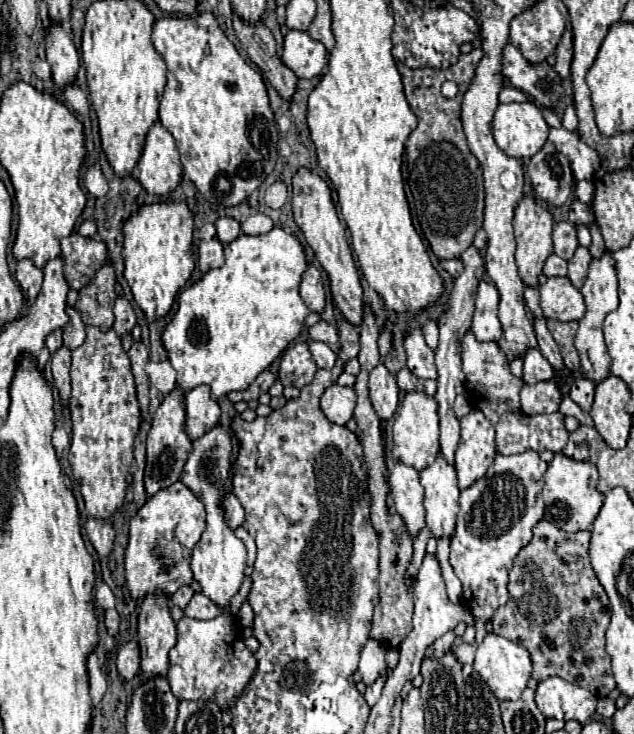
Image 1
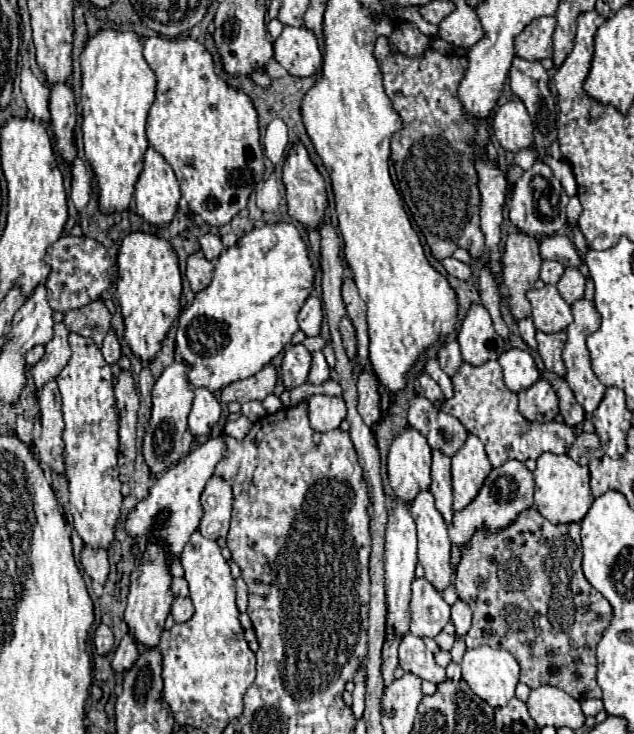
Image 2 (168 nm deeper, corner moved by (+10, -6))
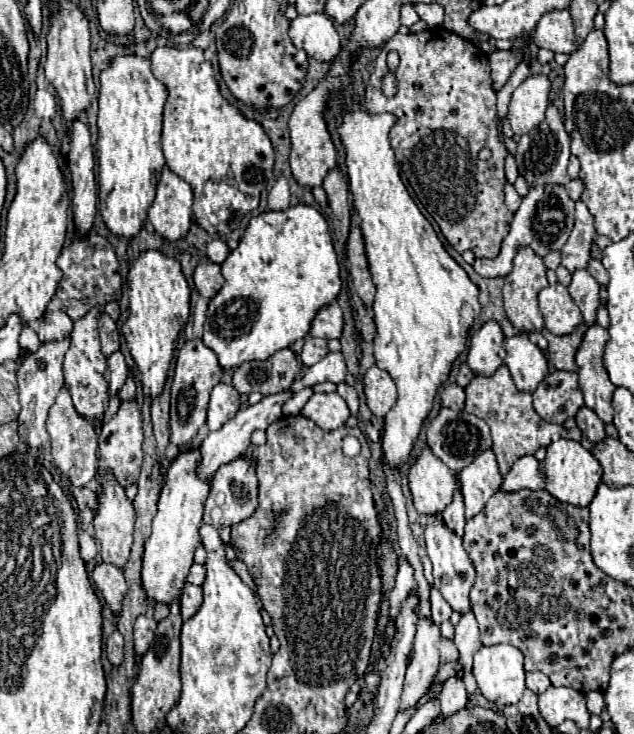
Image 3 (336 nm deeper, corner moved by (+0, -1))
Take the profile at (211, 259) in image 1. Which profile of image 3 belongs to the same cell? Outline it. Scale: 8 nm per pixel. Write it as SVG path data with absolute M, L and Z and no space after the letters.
M212 261L198 263L198 267L194 271L194 283L196 283L196 289L200 291L200 295L210 301L220 291L220 287L224 285L220 265L216 265Z

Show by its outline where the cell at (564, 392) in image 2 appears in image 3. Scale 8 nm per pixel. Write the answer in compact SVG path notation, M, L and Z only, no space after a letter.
M586 405L578 409L578 413L576 413L576 425L580 427L580 431L582 431L582 435L584 435L584 439L588 443L598 443L598 441L602 441L606 437L602 419L592 409L588 409Z

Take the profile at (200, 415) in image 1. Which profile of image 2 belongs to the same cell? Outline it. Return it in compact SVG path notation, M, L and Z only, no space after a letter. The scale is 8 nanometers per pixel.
M196 388L196 398L188 416L188 426L194 436L210 434L212 426L220 420L220 402L208 388Z

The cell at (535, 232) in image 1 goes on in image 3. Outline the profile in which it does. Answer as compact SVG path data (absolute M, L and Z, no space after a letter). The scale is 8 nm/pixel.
M522 247L516 257L514 257L514 267L512 271L504 277L504 309L506 315L510 319L510 323L518 329L518 331L542 331L544 329L544 321L542 321L542 313L538 309L538 291L544 289L548 285L546 281L546 265L542 261L542 257L538 257L532 247Z

